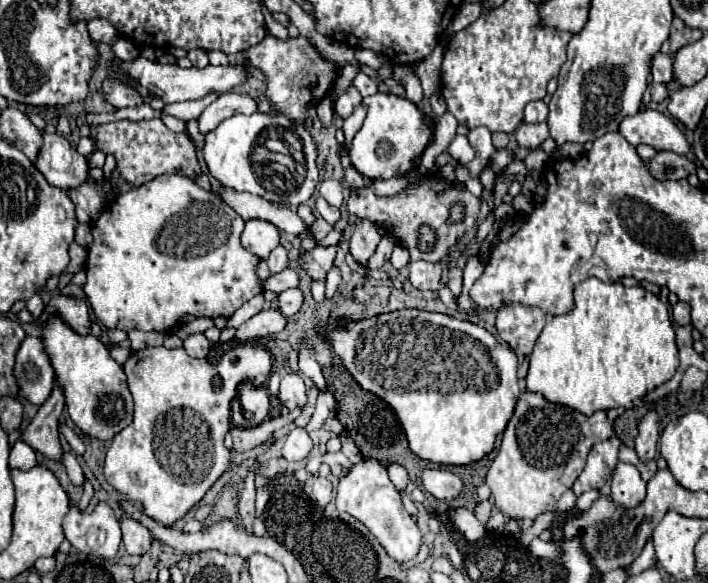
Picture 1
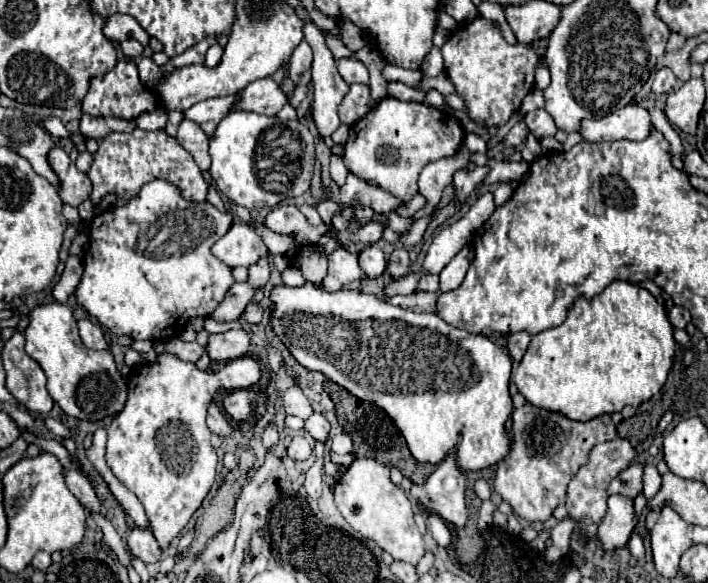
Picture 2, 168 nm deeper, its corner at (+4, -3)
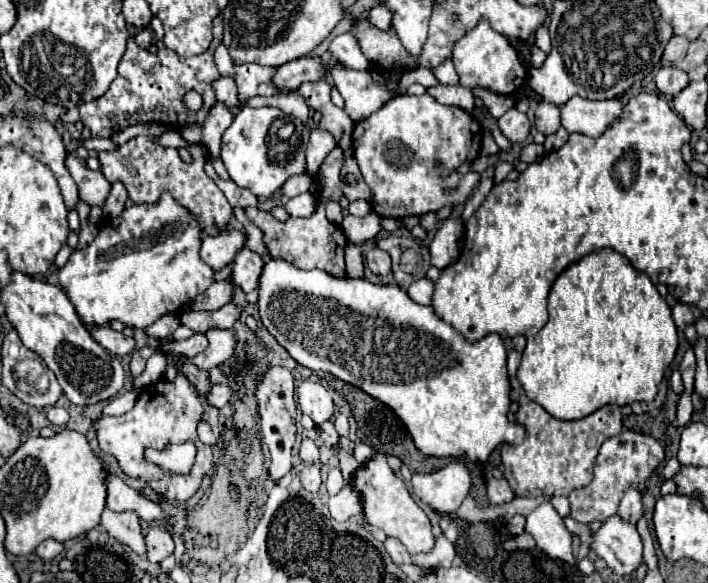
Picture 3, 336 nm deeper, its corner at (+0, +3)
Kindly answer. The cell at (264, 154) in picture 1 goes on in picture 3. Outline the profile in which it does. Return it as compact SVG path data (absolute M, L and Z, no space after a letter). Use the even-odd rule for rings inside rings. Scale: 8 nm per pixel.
M244 106L232 126L222 134L220 158L230 180L234 180L240 188L248 188L258 198L272 198L290 176L306 172L308 140L310 130L302 120L290 118L278 108Z

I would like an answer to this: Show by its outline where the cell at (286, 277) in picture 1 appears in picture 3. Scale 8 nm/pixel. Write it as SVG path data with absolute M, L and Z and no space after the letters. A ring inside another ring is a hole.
M232 280L214 282L214 286L210 286L210 290L206 290L206 294L200 294L200 296L198 296L194 302L190 302L190 306L186 306L186 308L188 308L188 310L200 310L200 312L220 310L224 304L232 302L234 290L236 290L236 284L234 284Z

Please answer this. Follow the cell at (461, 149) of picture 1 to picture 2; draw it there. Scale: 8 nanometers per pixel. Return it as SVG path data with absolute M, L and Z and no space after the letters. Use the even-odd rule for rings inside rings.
M462 146L454 156L434 160L422 168L420 178L418 178L418 188L420 188L420 194L426 196L427 205L414 214L414 221L432 212L434 206L440 202L444 188L448 184L452 184L452 174L470 162L468 156L470 156L468 148ZM434 196L438 196L438 198L434 198Z

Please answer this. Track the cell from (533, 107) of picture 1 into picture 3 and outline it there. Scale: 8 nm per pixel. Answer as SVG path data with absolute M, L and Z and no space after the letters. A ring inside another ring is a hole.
M540 102L536 108L536 128L542 134L554 134L560 128L560 108L548 102Z

